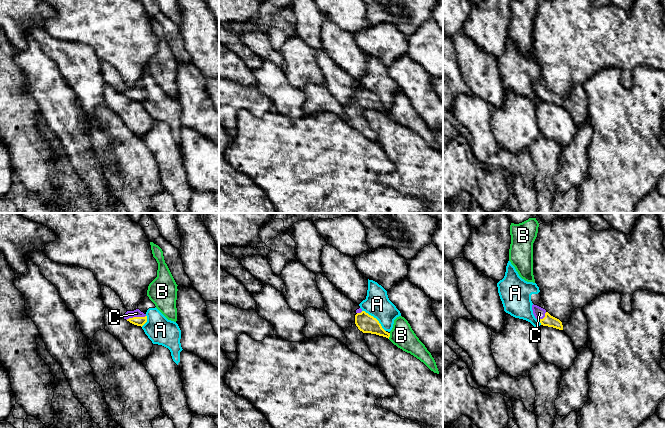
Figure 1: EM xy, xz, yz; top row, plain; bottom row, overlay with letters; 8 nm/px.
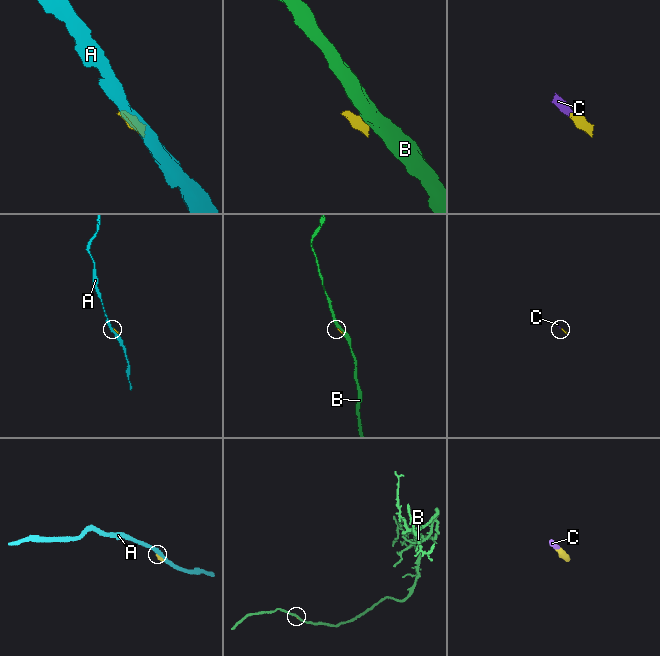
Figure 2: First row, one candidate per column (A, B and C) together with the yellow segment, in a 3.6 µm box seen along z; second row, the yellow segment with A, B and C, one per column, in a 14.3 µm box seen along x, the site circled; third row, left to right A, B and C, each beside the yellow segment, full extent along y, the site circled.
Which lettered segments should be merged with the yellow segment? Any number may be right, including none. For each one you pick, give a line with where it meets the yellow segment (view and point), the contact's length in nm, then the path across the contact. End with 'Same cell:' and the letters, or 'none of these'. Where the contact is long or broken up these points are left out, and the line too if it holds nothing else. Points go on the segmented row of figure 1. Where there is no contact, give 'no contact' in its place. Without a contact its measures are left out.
C: contact xy (135, 317); length 160 nm; way xy (139, 321), (135, 317), (136, 313)
Same cell: C

